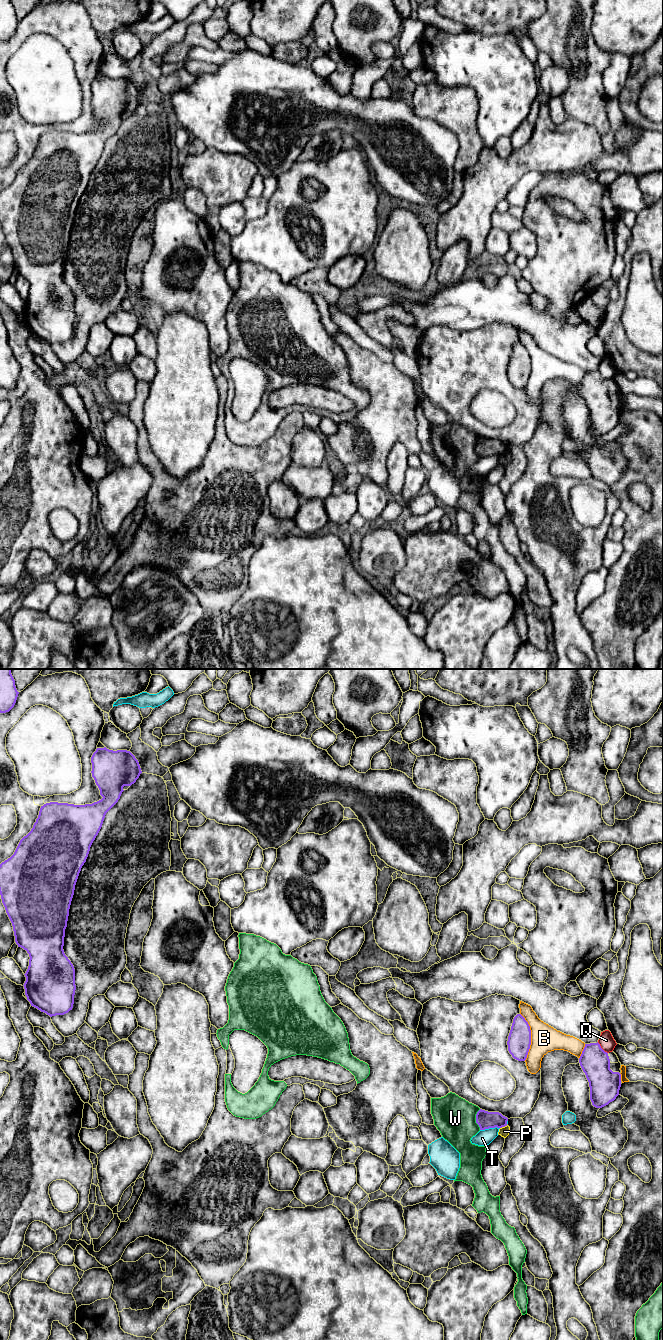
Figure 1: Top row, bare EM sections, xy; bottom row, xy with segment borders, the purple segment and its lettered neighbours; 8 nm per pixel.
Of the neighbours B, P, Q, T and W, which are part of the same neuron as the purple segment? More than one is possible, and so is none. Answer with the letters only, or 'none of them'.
none of them

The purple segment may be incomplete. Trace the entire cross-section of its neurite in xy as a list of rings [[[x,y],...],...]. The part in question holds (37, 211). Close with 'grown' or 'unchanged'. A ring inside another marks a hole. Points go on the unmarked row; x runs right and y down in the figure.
[[[97,76],[91,91],[92,105],[103,126],[85,133],[44,132],[31,159],[20,168],[14,182],[0,192],[2,231],[12,251],[16,272],[30,285],[24,302],[25,323],[31,334],[50,345],[68,341],[74,332],[75,297],[63,274],[79,201],[106,141],[120,127],[123,115],[134,112],[142,101],[138,88],[127,78]]] | unchanged

